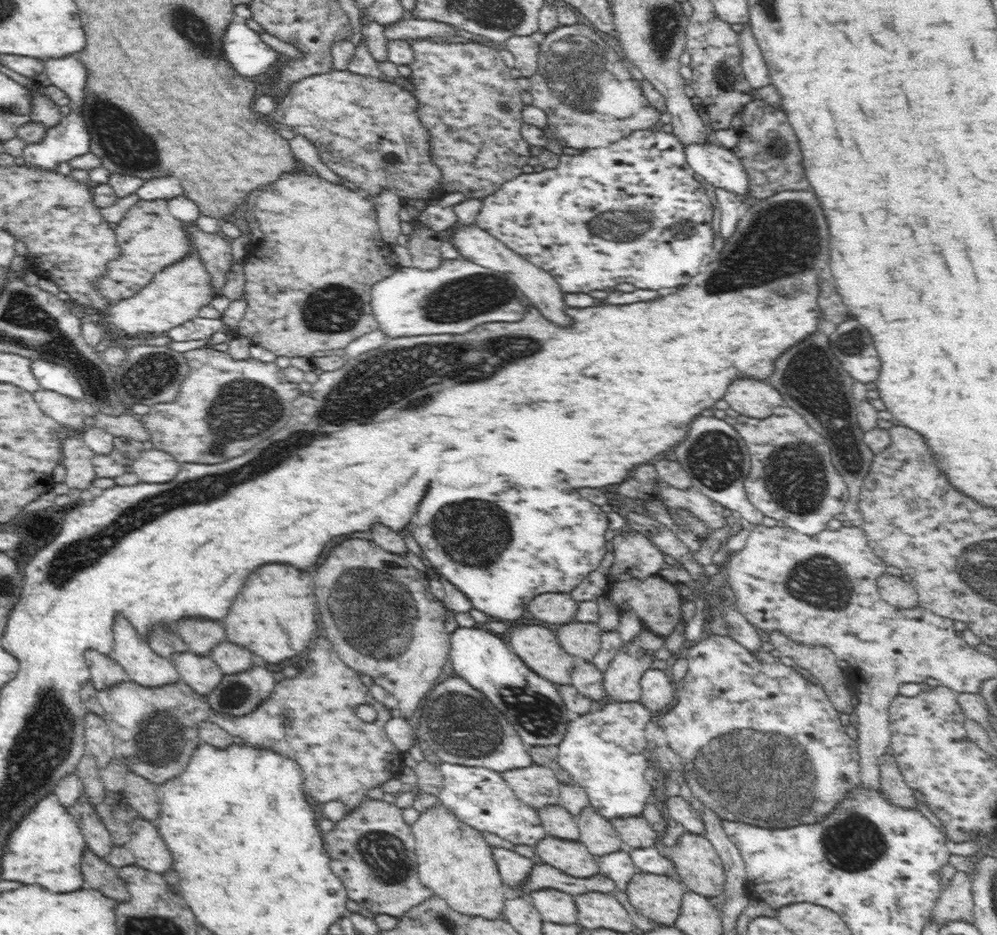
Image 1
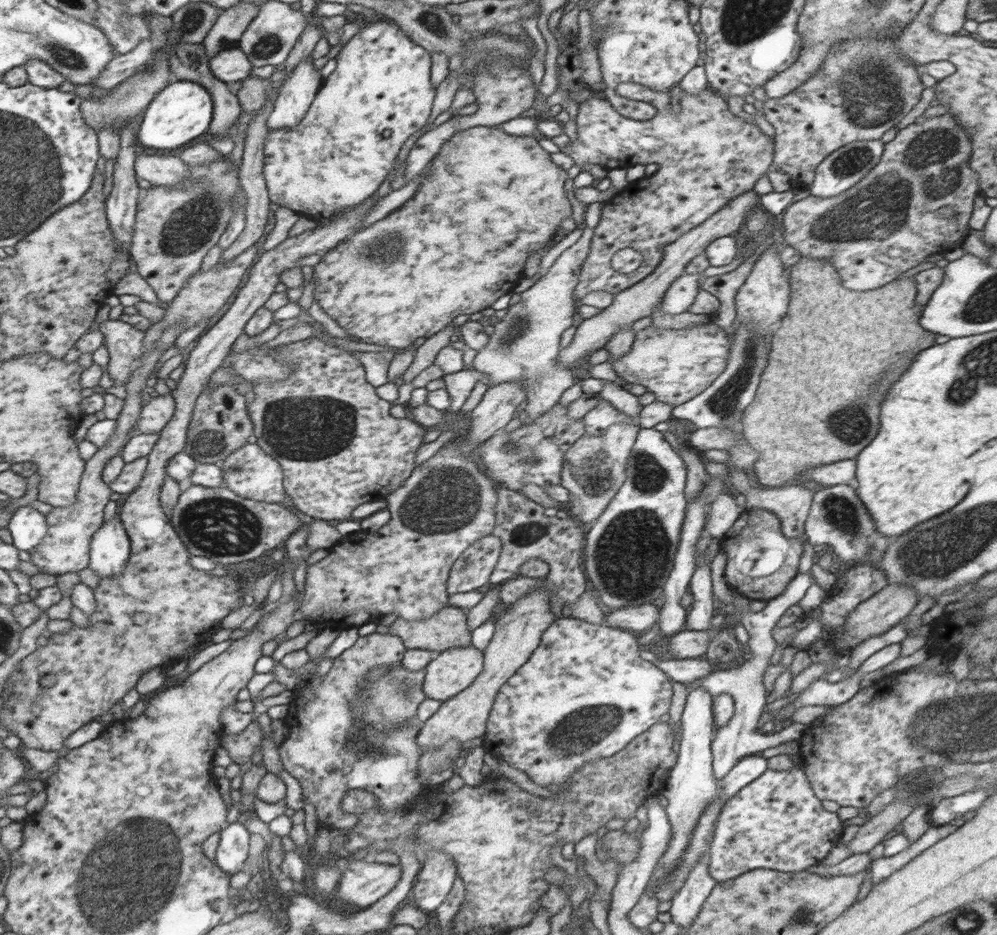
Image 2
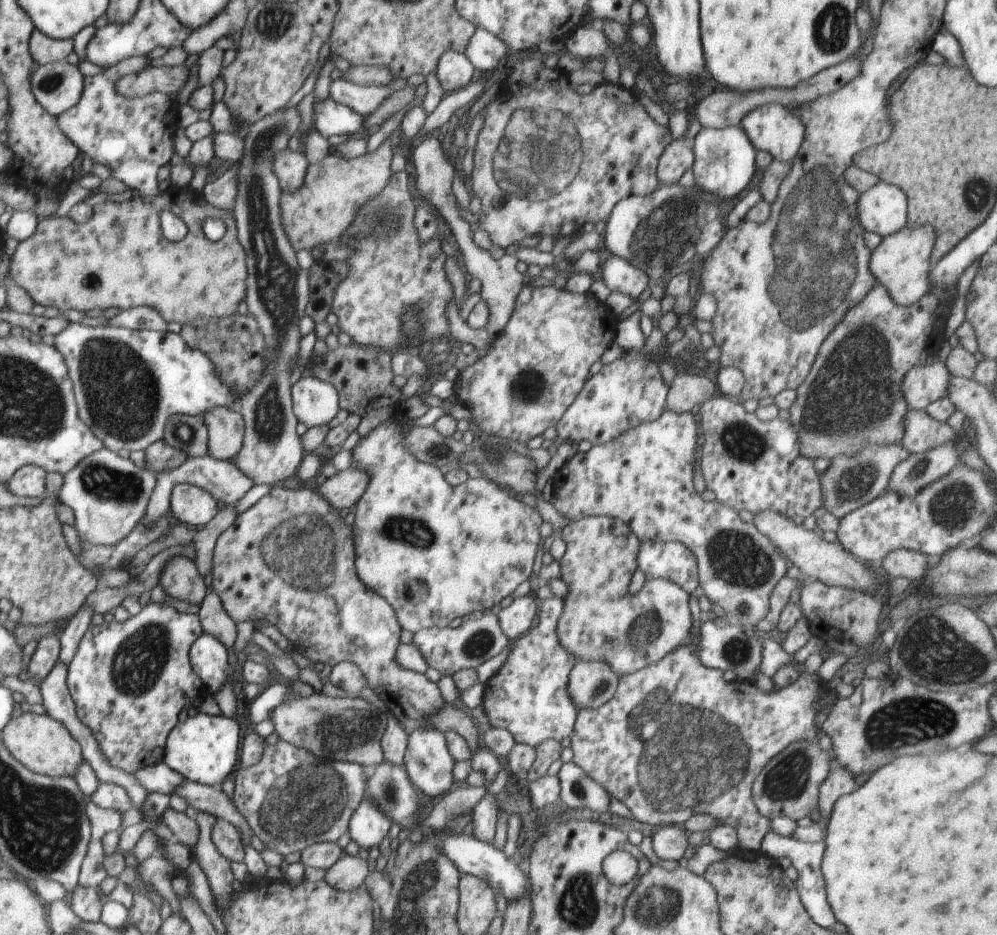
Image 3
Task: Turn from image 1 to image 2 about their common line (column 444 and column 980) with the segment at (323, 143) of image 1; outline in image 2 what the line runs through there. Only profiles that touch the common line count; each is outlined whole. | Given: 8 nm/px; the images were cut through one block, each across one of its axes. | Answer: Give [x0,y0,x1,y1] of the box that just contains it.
[783,114,981,292]

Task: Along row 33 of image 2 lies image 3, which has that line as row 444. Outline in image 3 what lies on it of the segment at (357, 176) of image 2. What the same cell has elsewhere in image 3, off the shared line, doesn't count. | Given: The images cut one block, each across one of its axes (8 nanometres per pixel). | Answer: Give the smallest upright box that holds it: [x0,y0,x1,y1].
[350,418,543,633]

